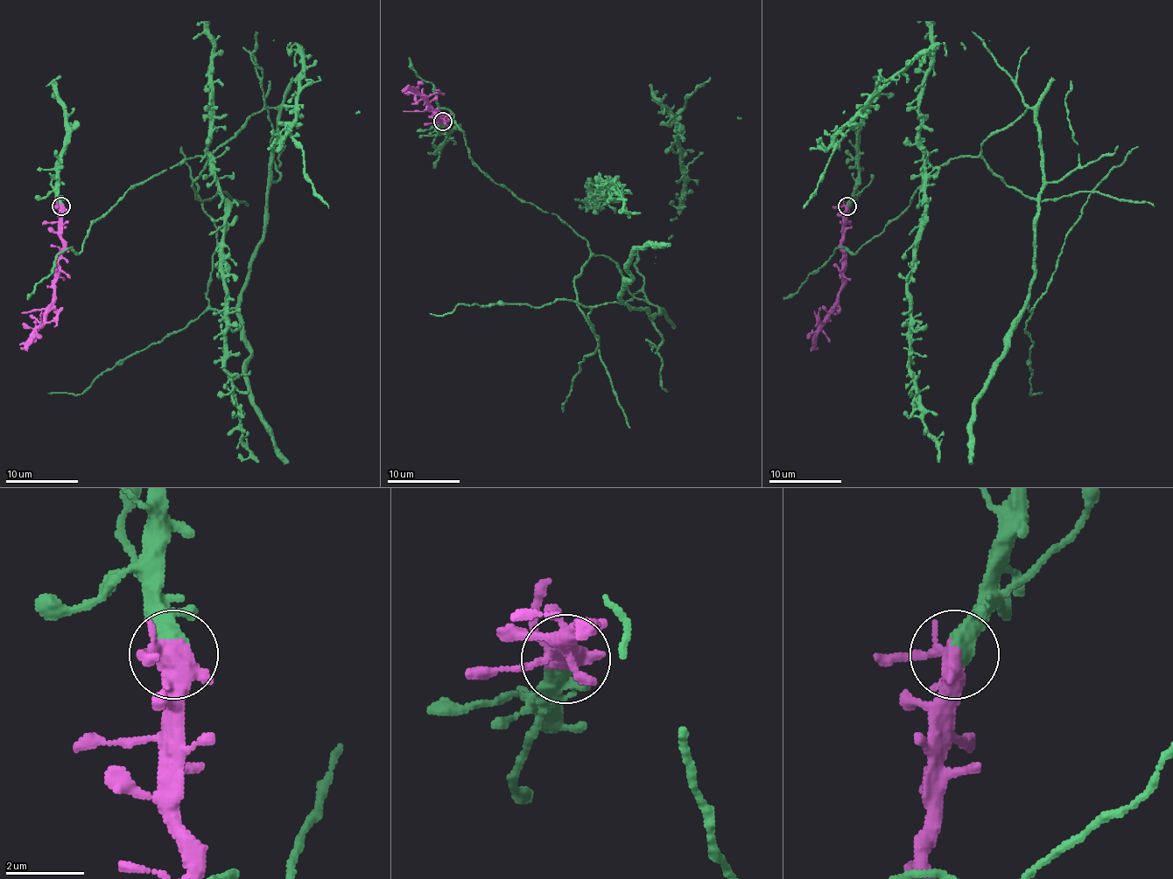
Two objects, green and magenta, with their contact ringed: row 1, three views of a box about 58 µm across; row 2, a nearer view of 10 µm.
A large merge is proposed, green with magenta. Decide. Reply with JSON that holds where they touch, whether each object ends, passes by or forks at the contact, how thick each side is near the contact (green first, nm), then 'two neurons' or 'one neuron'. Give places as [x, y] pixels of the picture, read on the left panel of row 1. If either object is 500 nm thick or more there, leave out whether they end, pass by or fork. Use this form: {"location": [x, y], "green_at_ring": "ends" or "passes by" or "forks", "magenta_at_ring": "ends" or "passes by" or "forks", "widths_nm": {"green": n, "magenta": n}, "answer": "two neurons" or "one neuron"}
{"location": [60, 206], "widths_nm": {"green": 500, "magenta": 480}, "answer": "one neuron"}

